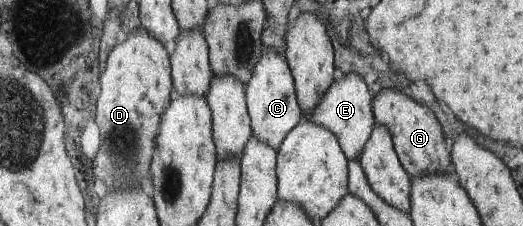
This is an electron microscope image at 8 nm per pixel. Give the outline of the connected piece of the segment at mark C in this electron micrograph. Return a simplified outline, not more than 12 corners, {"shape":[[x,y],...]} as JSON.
{"shape":[[265,50],[246,85],[253,137],[275,150],[303,121],[286,58]]}

